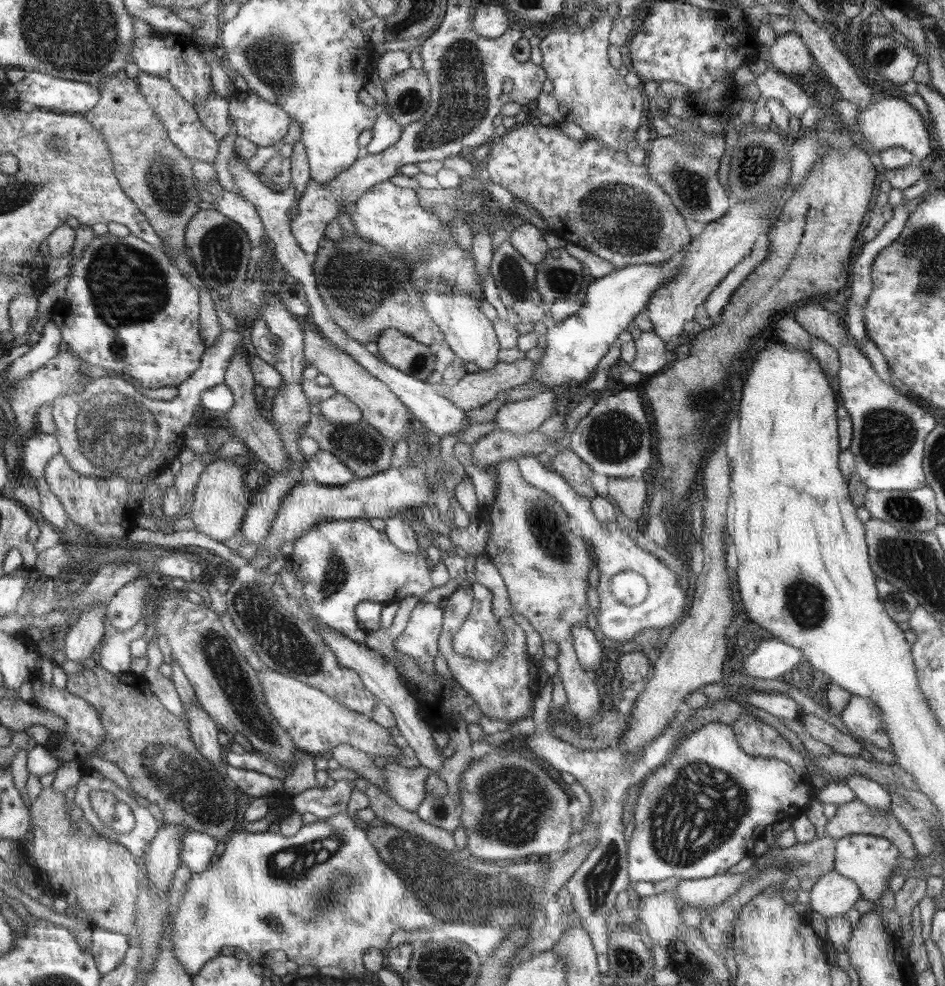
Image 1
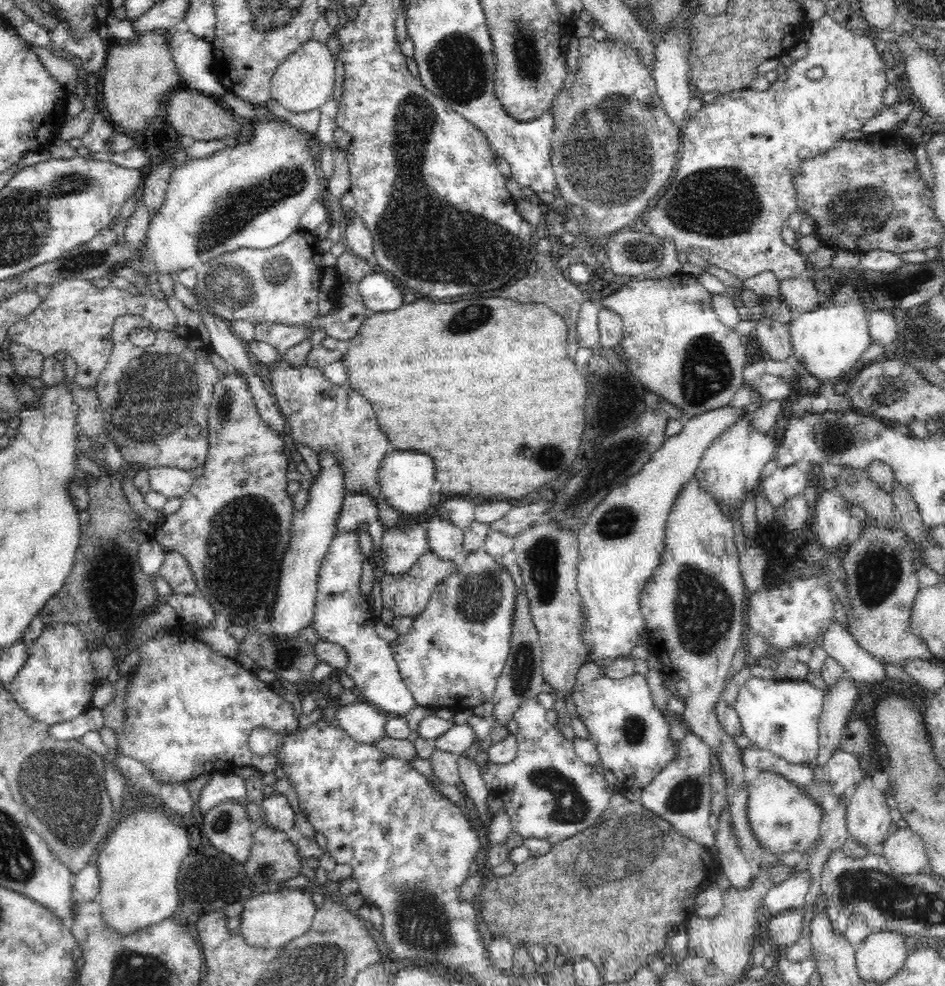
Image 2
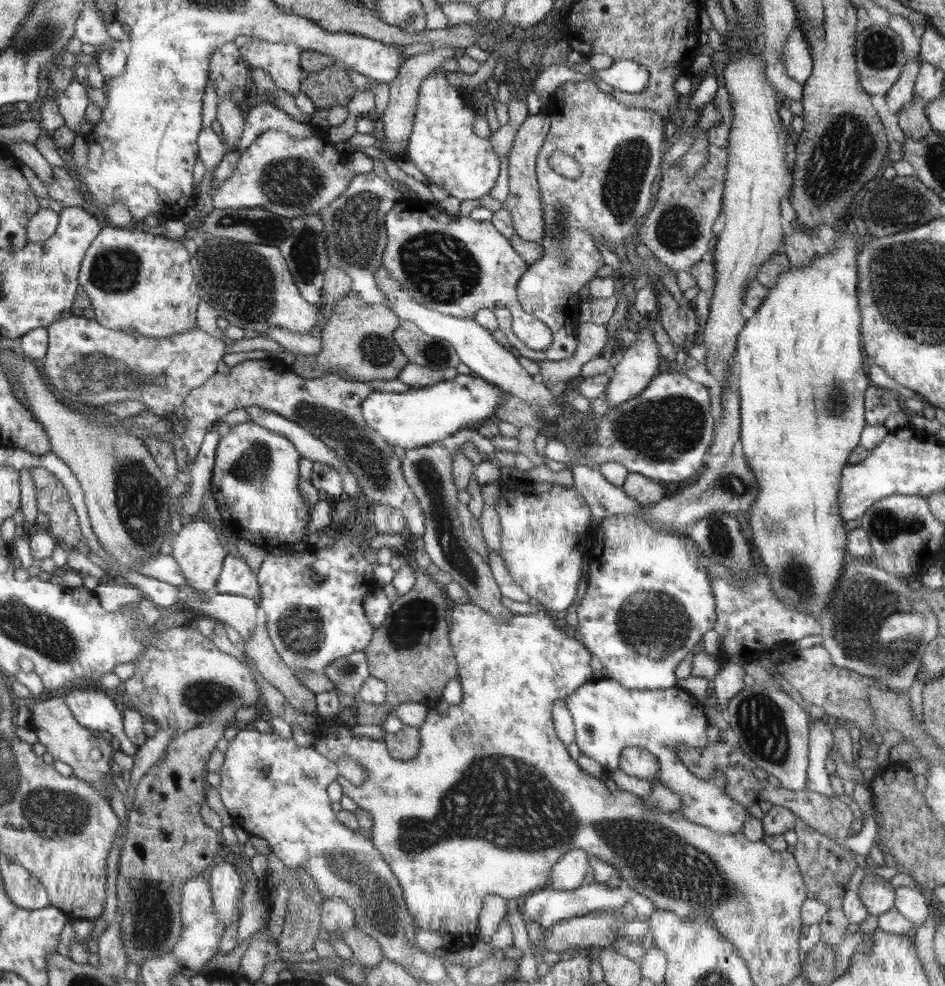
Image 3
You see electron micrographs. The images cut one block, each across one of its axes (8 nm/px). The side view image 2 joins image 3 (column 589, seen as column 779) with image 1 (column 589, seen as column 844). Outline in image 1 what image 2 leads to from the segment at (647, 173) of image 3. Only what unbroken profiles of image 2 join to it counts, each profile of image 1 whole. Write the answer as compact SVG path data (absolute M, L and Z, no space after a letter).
M605 15L597 20L591 28L585 30L576 28L574 32L548 34L539 47L543 55L541 66L546 72L546 79L554 87L551 95L560 103L561 120L575 122L580 128L584 129L586 134L595 134L593 140L602 142L606 148L610 148L614 152L620 152L620 154L628 156L627 145L630 140L638 143L634 139L634 132L642 126L642 94L644 92L642 92L643 88L640 88L640 86L630 88L618 70L614 66L610 66L610 62L608 62L610 30L612 30L612 18Z

